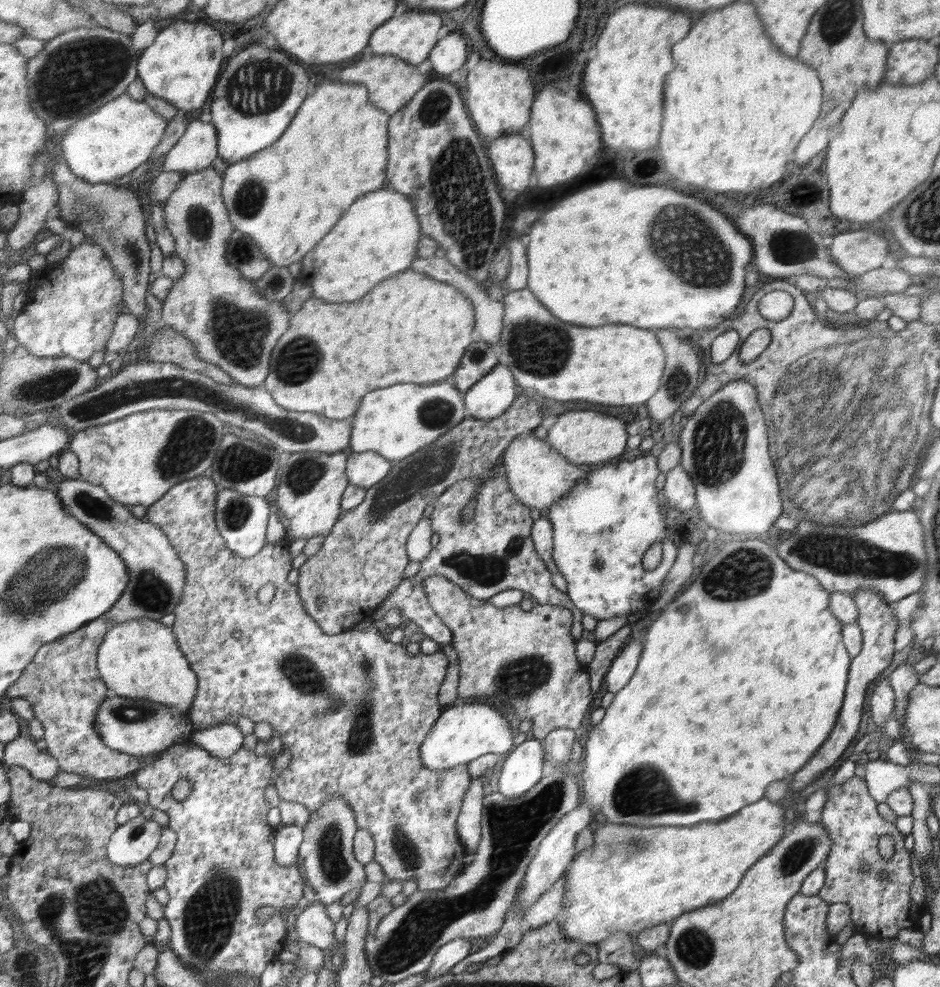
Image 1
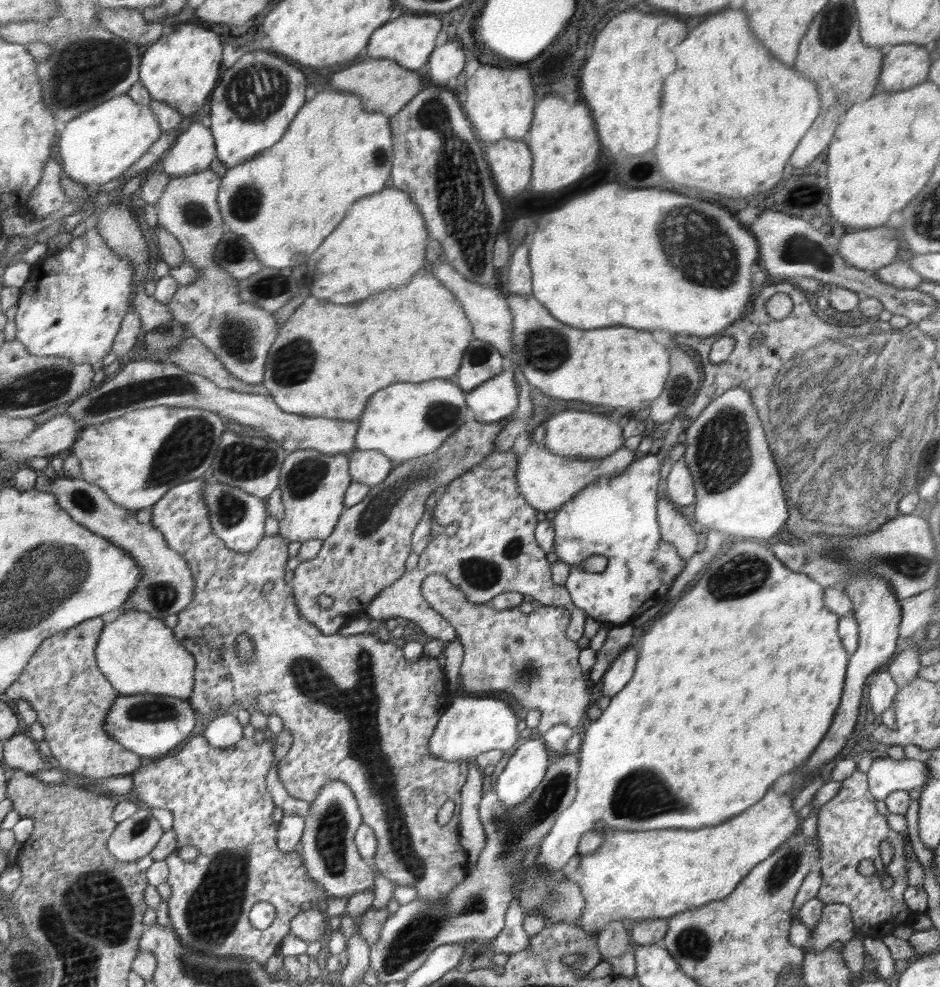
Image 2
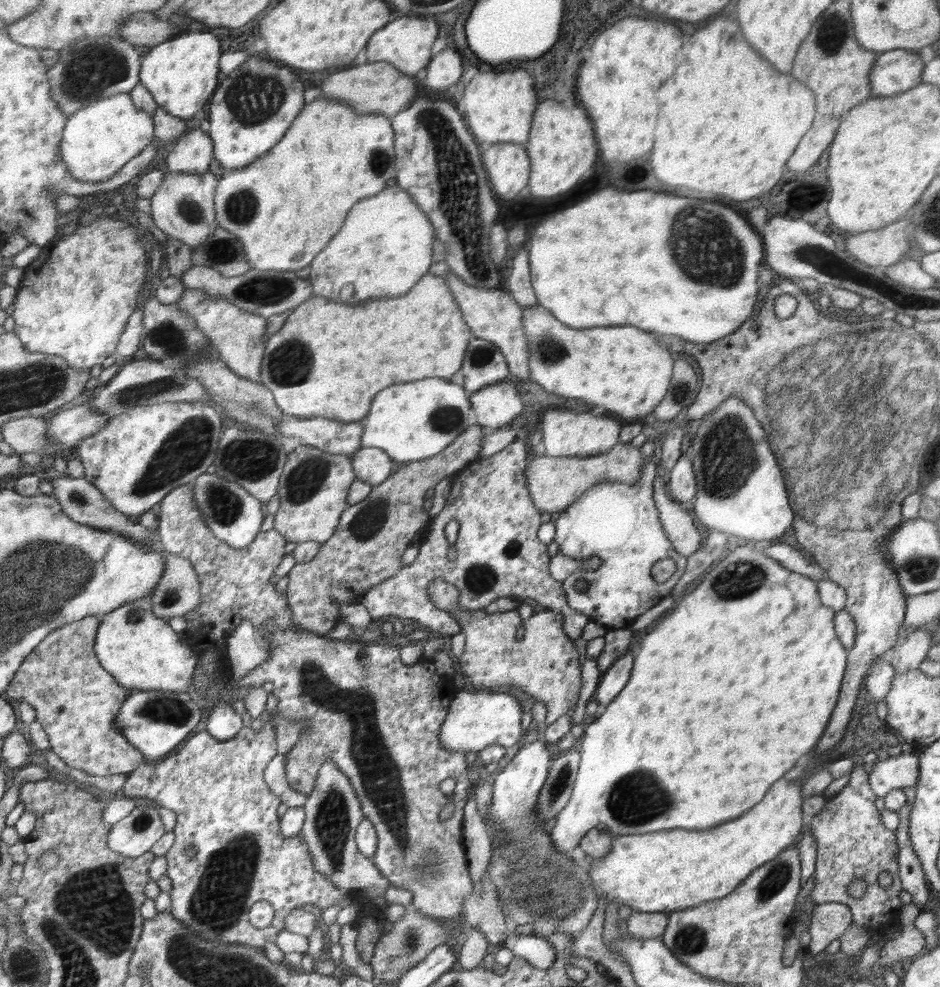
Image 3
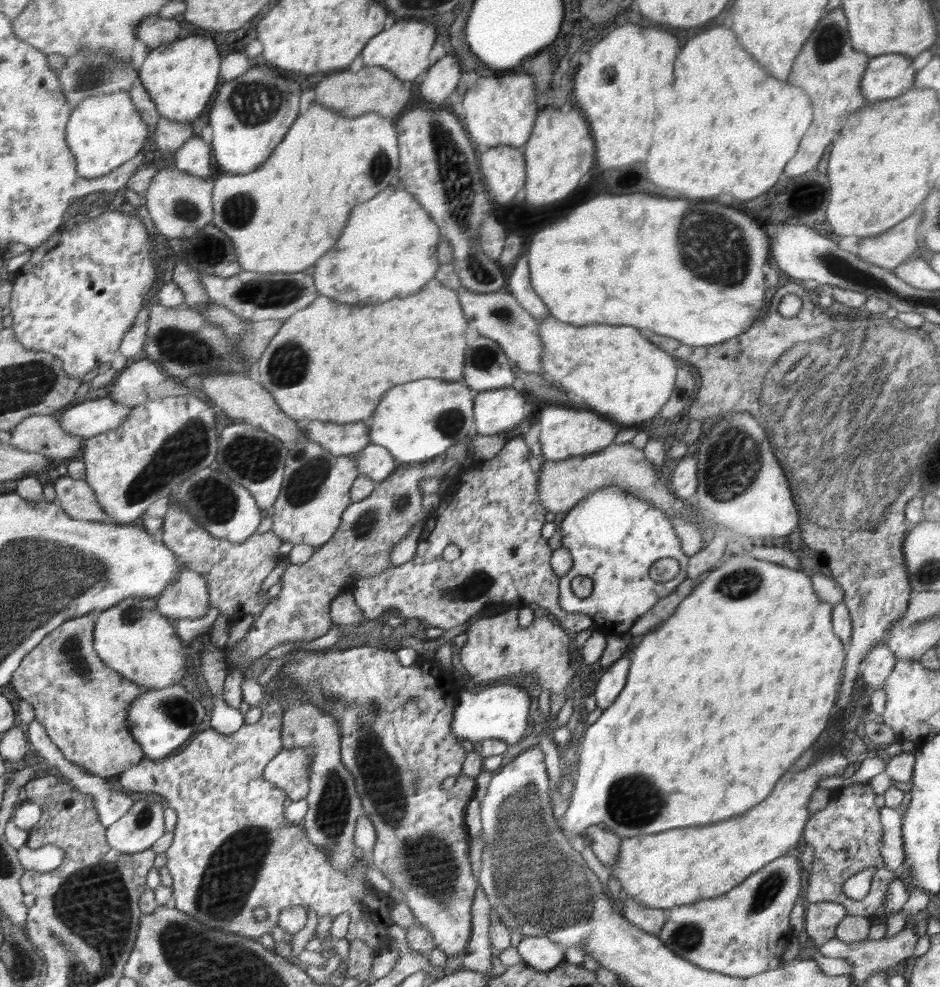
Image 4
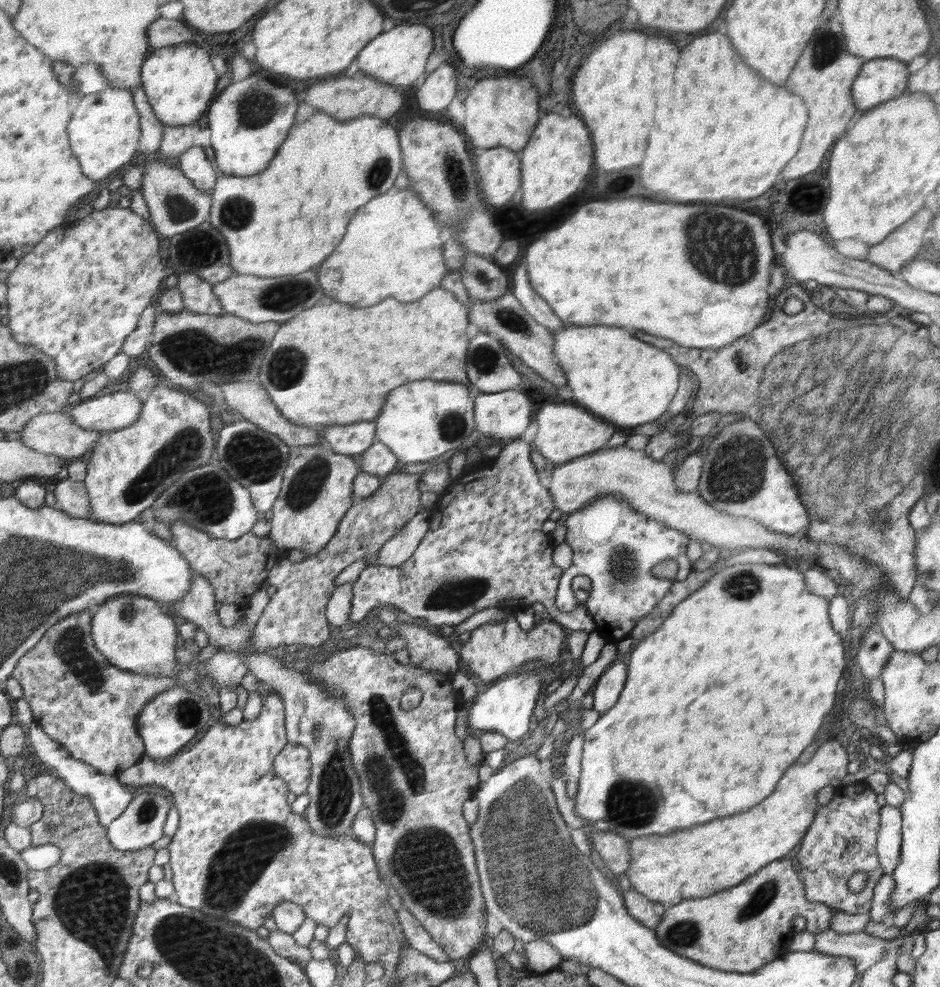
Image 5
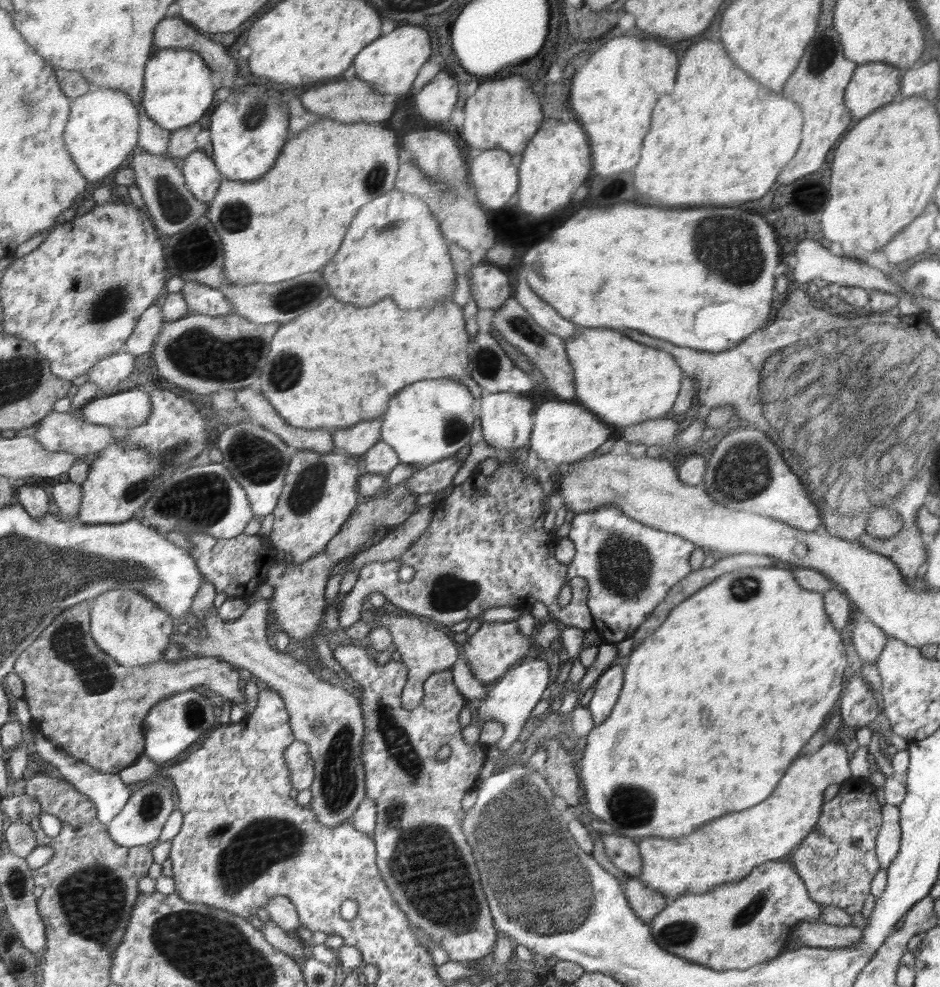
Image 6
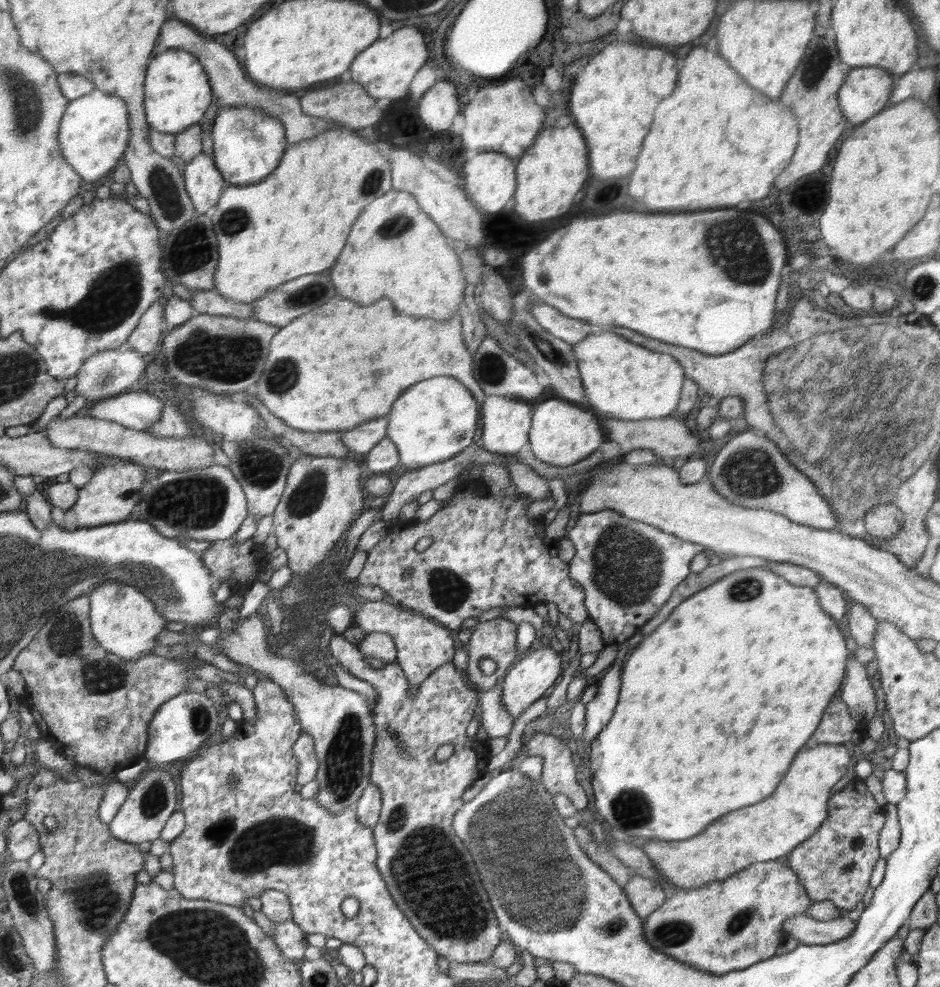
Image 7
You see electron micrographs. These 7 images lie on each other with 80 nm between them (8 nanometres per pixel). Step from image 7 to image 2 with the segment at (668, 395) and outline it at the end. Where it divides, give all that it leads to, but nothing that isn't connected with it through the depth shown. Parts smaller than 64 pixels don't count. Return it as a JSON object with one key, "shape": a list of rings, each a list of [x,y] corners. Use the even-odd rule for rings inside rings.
{"shape":[[[508,295],[508,306],[513,314],[509,360],[517,366],[522,377],[544,394],[562,400],[590,400],[594,404],[606,404],[612,408],[624,408],[637,412],[644,410],[664,391],[670,372],[670,352],[660,346],[650,332],[642,332],[626,325],[618,328],[579,329],[552,318],[549,309],[540,304],[533,295]]]}

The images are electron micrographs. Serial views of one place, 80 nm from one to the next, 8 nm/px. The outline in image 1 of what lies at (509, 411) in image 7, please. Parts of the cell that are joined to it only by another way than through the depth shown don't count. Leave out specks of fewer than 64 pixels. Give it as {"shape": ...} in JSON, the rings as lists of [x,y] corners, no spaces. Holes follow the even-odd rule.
{"shape":[[[497,364],[465,394],[465,407],[470,417],[493,419],[509,410],[516,399],[514,374],[506,366]]]}

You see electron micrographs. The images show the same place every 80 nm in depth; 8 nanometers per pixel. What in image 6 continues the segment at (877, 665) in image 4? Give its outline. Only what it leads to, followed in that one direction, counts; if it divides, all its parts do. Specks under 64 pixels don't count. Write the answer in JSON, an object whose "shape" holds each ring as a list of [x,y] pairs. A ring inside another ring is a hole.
{"shape":[[[854,609],[851,625],[845,634],[854,645],[862,663],[876,664],[886,645],[886,636],[879,626]]]}

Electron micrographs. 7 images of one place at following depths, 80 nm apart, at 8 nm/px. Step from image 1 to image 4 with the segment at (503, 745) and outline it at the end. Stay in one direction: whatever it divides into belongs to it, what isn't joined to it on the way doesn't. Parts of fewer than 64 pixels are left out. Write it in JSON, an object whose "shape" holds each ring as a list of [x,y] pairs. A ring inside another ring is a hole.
{"shape":[[[500,684],[489,687],[478,693],[464,690],[462,698],[458,700],[457,710],[452,722],[452,731],[456,740],[468,742],[485,742],[486,739],[497,738],[508,745],[520,742],[528,726],[528,710],[530,710],[530,696],[520,686]]]}

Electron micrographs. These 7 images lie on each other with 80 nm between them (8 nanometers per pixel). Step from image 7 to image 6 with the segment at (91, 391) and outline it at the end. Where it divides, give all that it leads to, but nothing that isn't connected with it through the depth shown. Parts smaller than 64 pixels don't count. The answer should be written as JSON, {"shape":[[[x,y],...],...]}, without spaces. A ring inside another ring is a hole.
{"shape":[[[121,349],[110,356],[106,356],[98,361],[98,365],[94,365],[92,371],[87,372],[88,381],[98,385],[99,392],[104,396],[105,392],[110,392],[112,388],[116,388],[120,382],[124,382],[132,370],[134,370],[133,353],[126,352]]]}

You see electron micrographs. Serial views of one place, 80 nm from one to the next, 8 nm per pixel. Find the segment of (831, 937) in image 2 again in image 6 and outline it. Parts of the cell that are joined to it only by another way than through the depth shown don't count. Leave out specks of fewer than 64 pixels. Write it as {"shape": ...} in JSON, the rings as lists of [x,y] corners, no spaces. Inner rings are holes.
{"shape":[[[769,861],[736,882],[721,884],[708,892],[683,894],[675,898],[654,917],[649,927],[653,939],[676,956],[715,971],[746,970],[780,955],[786,948],[793,927],[802,920],[821,922],[822,911],[823,906],[808,896],[807,888],[792,864]]]}

